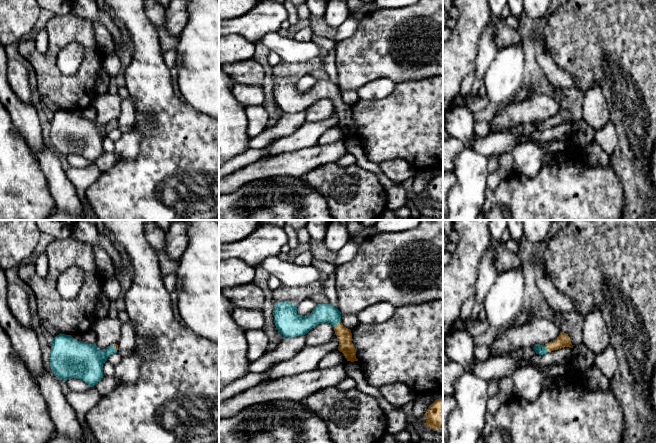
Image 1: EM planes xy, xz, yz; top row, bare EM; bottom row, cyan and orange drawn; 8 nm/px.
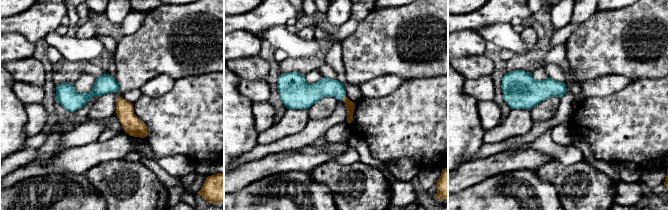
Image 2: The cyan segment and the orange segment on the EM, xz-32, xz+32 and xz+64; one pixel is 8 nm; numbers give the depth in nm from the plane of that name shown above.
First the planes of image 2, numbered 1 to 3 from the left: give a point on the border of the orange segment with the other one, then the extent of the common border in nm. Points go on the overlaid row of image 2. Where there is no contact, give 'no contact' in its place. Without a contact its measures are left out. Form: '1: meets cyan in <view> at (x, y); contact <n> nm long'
1: no contact
2: meets cyan in xz+32 at (343, 97); contact 40 nm long
3: no contact

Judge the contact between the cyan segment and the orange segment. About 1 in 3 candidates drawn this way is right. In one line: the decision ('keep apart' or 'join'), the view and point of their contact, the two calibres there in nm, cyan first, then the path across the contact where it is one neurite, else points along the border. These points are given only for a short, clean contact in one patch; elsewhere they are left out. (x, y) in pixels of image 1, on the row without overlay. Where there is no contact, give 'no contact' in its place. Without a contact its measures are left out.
join; meets cyan in yz at (546, 124); 80 nm thick on the cyan side, 110 nm on the other; runs through yz (539, 125), (546, 124), (563, 116)

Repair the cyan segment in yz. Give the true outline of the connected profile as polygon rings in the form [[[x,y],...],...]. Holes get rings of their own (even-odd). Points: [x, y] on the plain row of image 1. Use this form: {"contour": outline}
{"contour": [[[561,108],[555,116],[545,121],[535,120],[533,125],[535,126],[536,130],[543,131],[547,128],[558,126],[564,123],[573,124],[573,121],[570,117],[568,110]]]}

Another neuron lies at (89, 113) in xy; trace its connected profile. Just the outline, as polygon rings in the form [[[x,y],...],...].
[[[90,105],[89,107],[82,110],[82,117],[89,120],[94,120],[96,118],[95,107],[93,105]]]

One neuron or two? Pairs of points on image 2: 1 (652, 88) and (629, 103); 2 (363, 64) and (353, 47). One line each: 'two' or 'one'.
1: one
2: one

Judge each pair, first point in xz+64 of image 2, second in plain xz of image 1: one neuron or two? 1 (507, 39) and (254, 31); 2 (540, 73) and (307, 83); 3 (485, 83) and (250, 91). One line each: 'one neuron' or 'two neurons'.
1: two neurons
2: one neuron
3: one neuron

